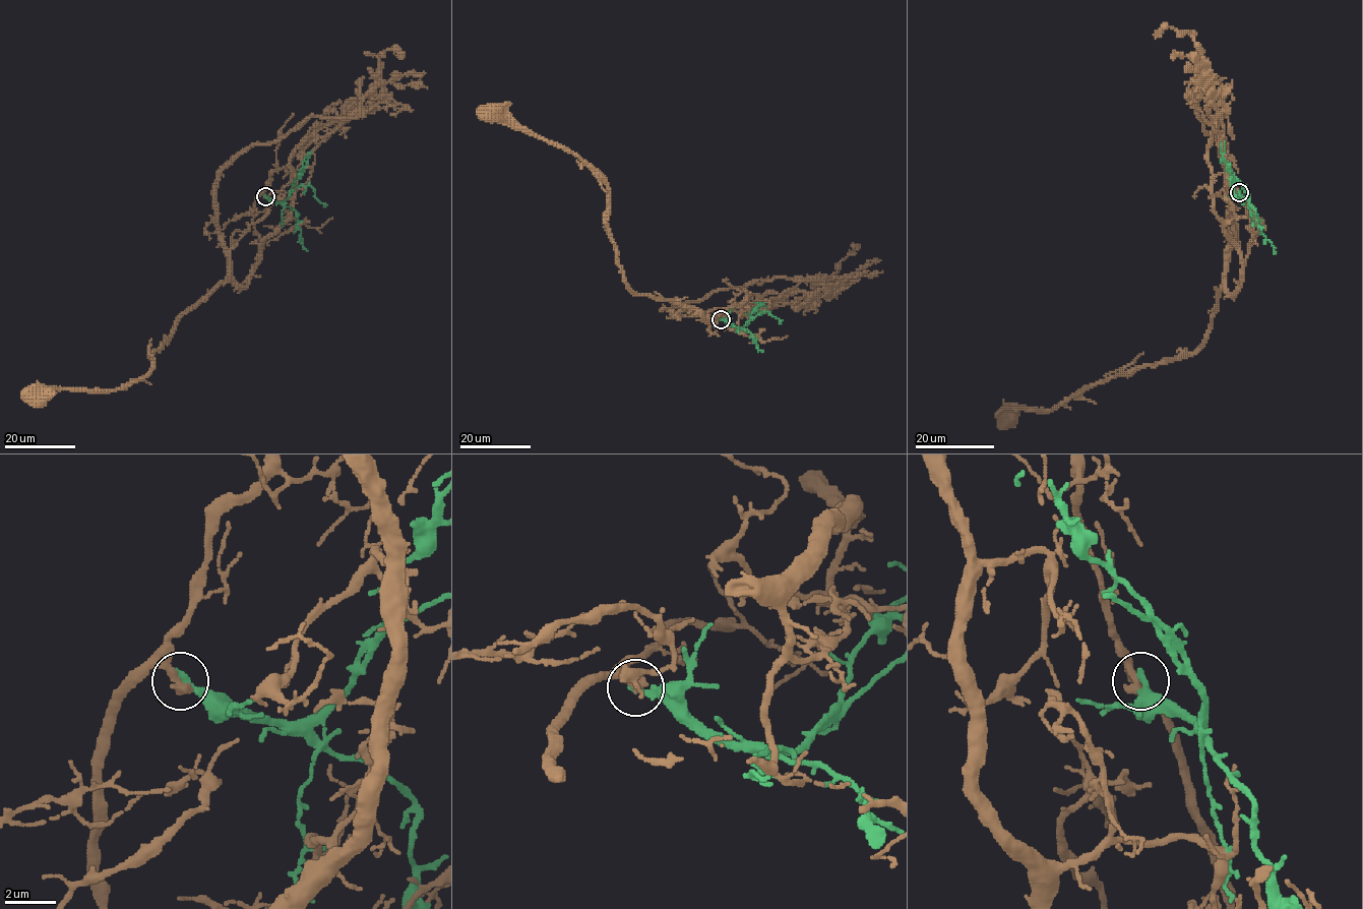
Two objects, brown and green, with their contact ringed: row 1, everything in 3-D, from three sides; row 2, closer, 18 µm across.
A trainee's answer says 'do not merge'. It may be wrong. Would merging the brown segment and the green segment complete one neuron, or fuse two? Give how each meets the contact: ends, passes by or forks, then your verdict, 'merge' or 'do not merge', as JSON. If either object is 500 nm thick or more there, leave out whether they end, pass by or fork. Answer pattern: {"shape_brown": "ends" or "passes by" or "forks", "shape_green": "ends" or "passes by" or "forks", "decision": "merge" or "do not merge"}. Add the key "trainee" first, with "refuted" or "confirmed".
{"trainee": "confirmed", "shape_brown": "ends", "shape_green": "ends", "decision": "do not merge"}

